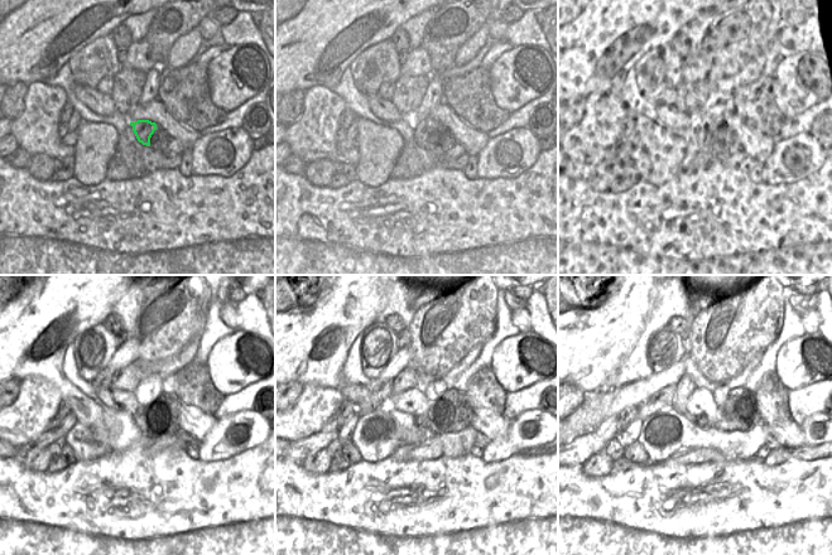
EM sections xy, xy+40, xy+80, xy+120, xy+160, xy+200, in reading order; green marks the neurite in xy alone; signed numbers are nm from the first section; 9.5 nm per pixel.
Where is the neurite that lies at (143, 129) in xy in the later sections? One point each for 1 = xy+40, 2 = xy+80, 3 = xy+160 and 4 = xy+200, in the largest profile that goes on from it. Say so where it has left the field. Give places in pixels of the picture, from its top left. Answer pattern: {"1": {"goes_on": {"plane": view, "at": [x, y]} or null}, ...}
{"1": {"goes_on": {"plane": "xy+40", "at": [426, 128]}}, "2": {"goes_on": {"plane": "xy+80", "at": [707, 130]}}, "3": {"goes_on": {"plane": "xy+160", "at": [433, 416]}}, "4": {"goes_on": {"plane": "xy+200", "at": [701, 420]}}}

